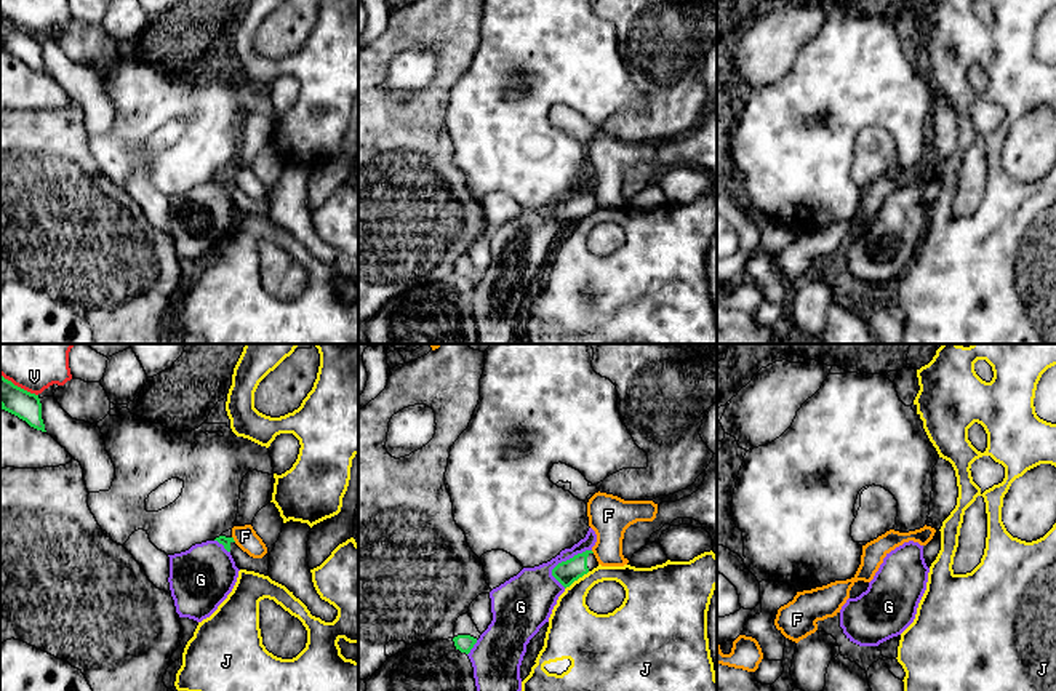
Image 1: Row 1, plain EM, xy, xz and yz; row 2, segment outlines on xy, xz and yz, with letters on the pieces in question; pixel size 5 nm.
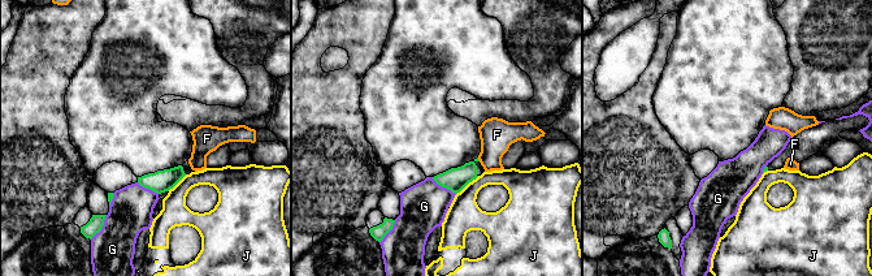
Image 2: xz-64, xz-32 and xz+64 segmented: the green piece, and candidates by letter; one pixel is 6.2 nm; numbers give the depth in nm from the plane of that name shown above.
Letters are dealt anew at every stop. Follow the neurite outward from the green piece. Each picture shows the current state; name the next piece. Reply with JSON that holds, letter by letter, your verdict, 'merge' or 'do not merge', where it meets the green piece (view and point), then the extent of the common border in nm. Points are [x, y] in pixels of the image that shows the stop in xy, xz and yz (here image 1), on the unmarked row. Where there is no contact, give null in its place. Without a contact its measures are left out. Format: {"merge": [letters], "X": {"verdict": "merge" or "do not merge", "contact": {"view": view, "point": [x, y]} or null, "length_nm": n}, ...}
{"merge": [], "F": {"verdict": "do not merge", "contact": {"view": "xy", "point": [232, 181]}, "length_nm": 40}, "G": {"verdict": "do not merge", "contact": {"view": "xz", "point": [570, 200]}, "length_nm": 240}, "J": {"verdict": "do not merge", "contact": {"view": "xz", "point": [576, 221]}, "length_nm": 160}, "V": {"verdict": "do not merge", "contact": {"view": "xy", "point": [20, 29]}, "length_nm": 220}}

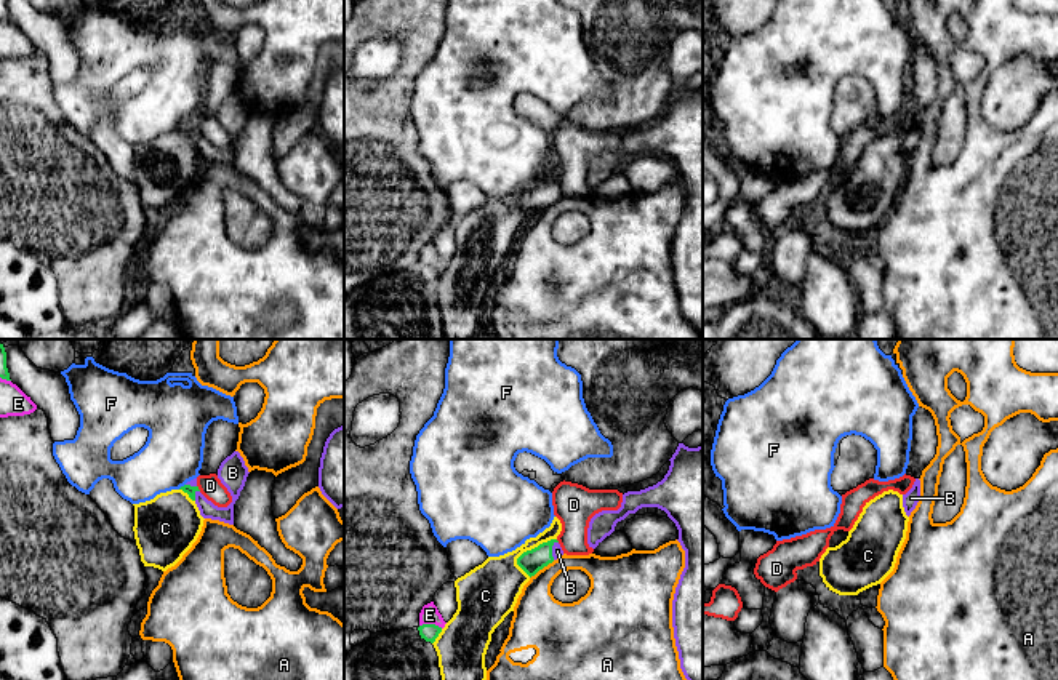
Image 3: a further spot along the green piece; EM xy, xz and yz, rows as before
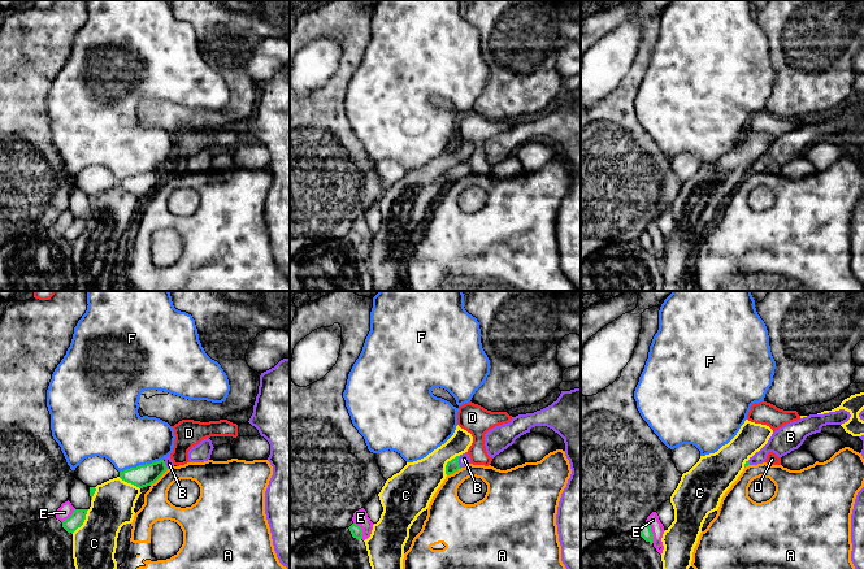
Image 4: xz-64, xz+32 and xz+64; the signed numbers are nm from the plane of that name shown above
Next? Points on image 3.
{"merge": ["B"], "A": {"verdict": "do not merge", "contact": {"view": "xz", "point": [541, 210]}, "length_nm": 160}, "B": {"verdict": "merge", "contact": {"view": "xy", "point": [194, 136]}, "length_nm": 60}, "C": {"verdict": "do not merge", "contact": {"view": "xz", "point": [535, 189]}, "length_nm": 240}, "D": {"verdict": "do not merge", "contact": {"view": "xy", "point": [197, 130]}, "length_nm": 40}, "E": {"verdict": "do not merge", "contact": {"view": "xz", "point": [431, 266]}, "length_nm": 120}, "F": {"verdict": "do not merge", "contact": {"view": "xy", "point": [181, 128]}, "length_nm": 50}}

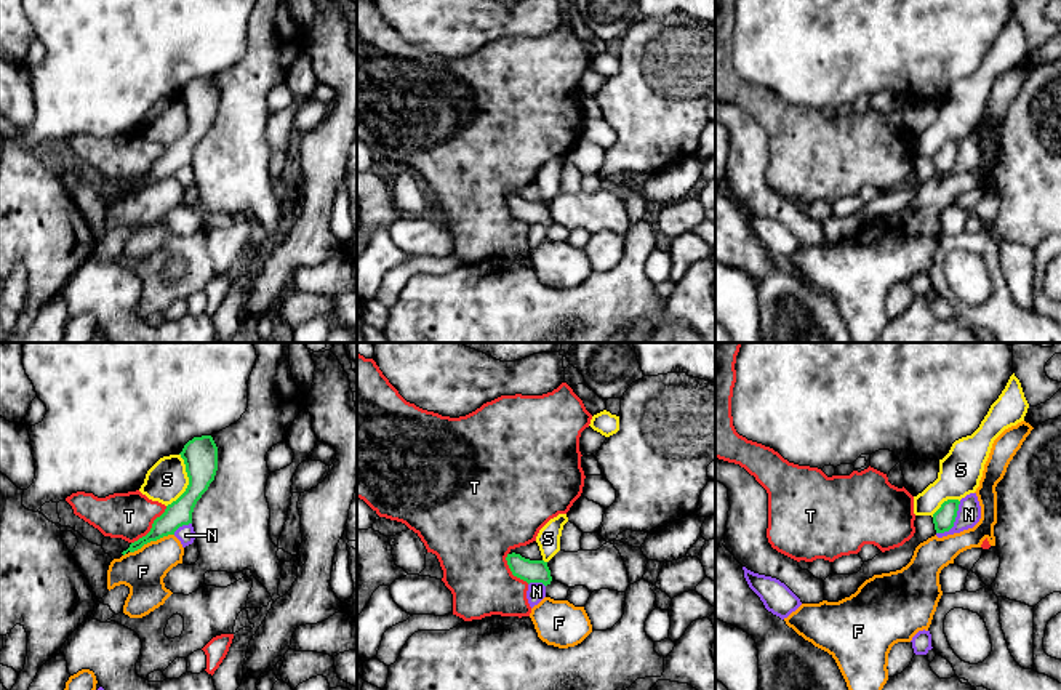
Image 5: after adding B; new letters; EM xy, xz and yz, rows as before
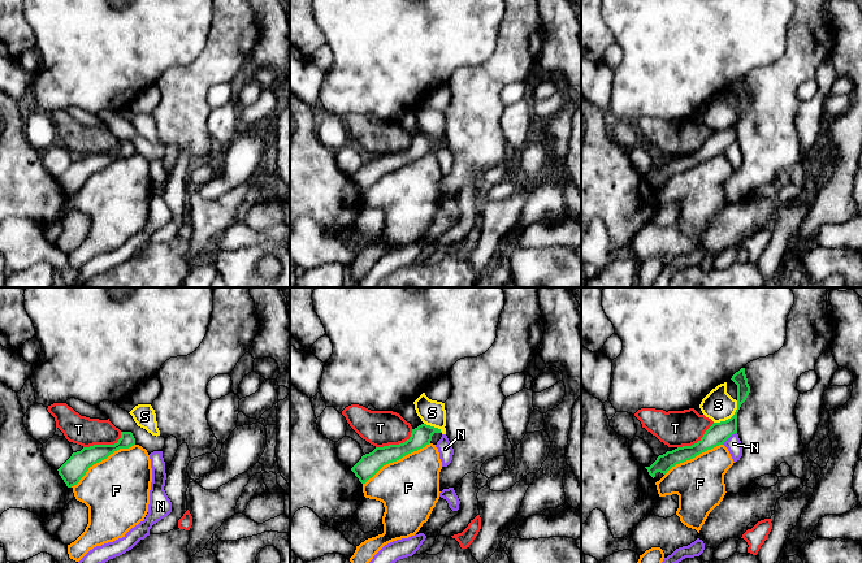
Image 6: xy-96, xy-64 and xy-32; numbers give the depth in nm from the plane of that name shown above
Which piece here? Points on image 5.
{"merge": [], "F": {"verdict": "do not merge", "contact": {"view": "xy", "point": [151, 181]}, "length_nm": 240}, "N": {"verdict": "do not merge", "contact": {"view": "yz", "point": [954, 162]}, "length_nm": 200}, "S": {"verdict": "do not merge", "contact": {"view": "xy", "point": [189, 122]}, "length_nm": 280}, "T": {"verdict": "do not merge", "contact": {"view": "xy", "point": [152, 168]}, "length_nm": 260}}

